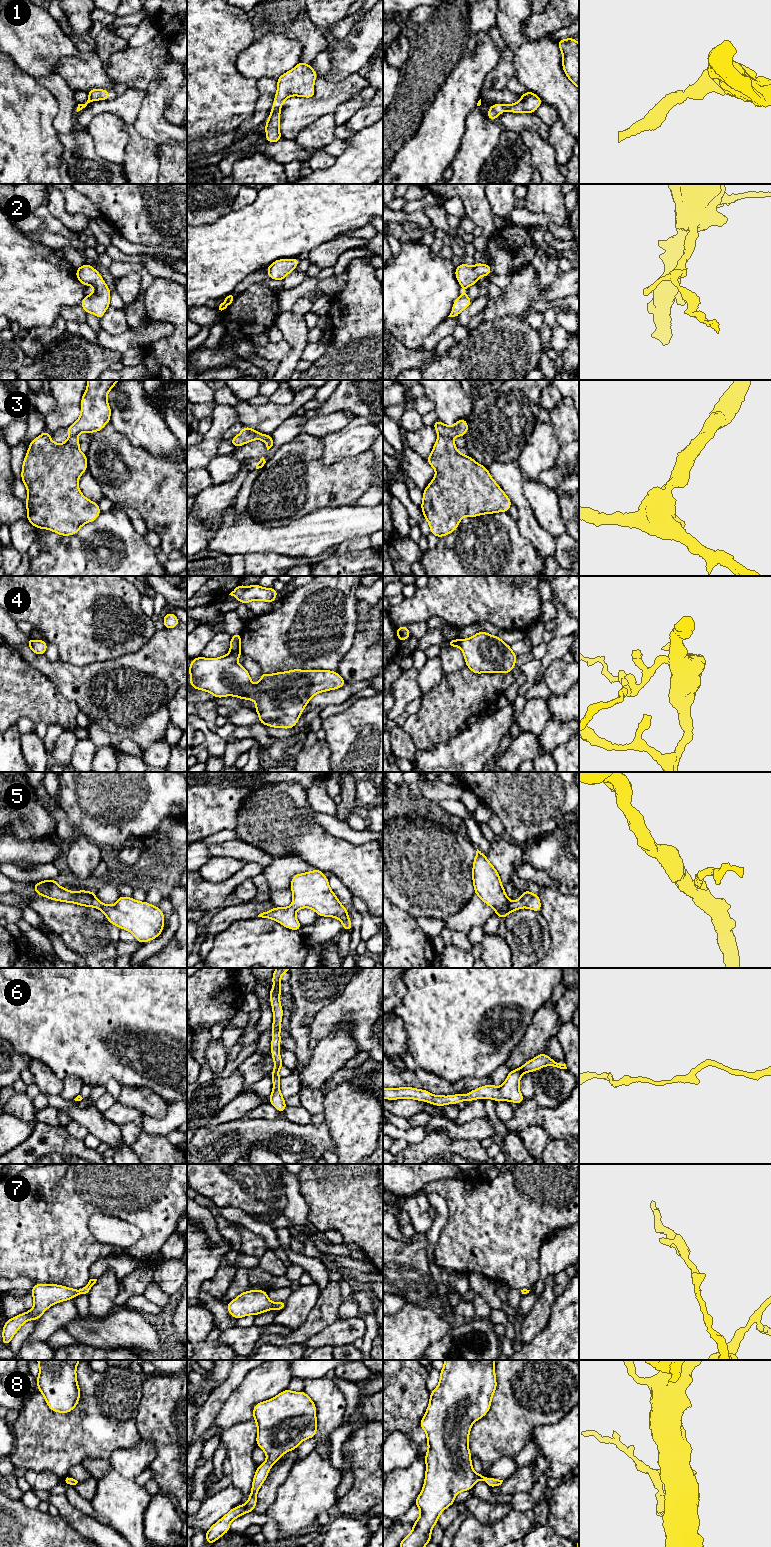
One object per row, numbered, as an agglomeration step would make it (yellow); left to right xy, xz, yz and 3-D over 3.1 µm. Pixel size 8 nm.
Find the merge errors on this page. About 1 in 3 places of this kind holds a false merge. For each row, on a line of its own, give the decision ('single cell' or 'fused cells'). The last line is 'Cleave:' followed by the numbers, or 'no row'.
1: single cell
2: single cell
3: fused cells
4: single cell
5: single cell
6: single cell
7: single cell
8: single cell
Cleave: 3

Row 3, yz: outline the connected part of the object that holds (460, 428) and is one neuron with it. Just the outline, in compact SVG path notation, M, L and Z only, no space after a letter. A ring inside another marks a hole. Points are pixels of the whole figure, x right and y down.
M458 419L453 426L445 425L444 423L436 420L432 425L437 431L439 436L446 436L453 438L453 436L463 437L468 432L467 420Z

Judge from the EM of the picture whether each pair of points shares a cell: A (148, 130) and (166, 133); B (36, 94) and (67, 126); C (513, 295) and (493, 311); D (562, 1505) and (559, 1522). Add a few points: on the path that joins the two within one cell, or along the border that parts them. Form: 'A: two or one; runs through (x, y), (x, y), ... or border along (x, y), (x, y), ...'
A: one; runs through (152, 130), (162, 131)
B: two; border along (49, 92), (58, 105), (53, 127), (59, 134)
C: one; runs through (508, 300), (498, 307)
D: one; runs through (562, 1509), (562, 1518)

